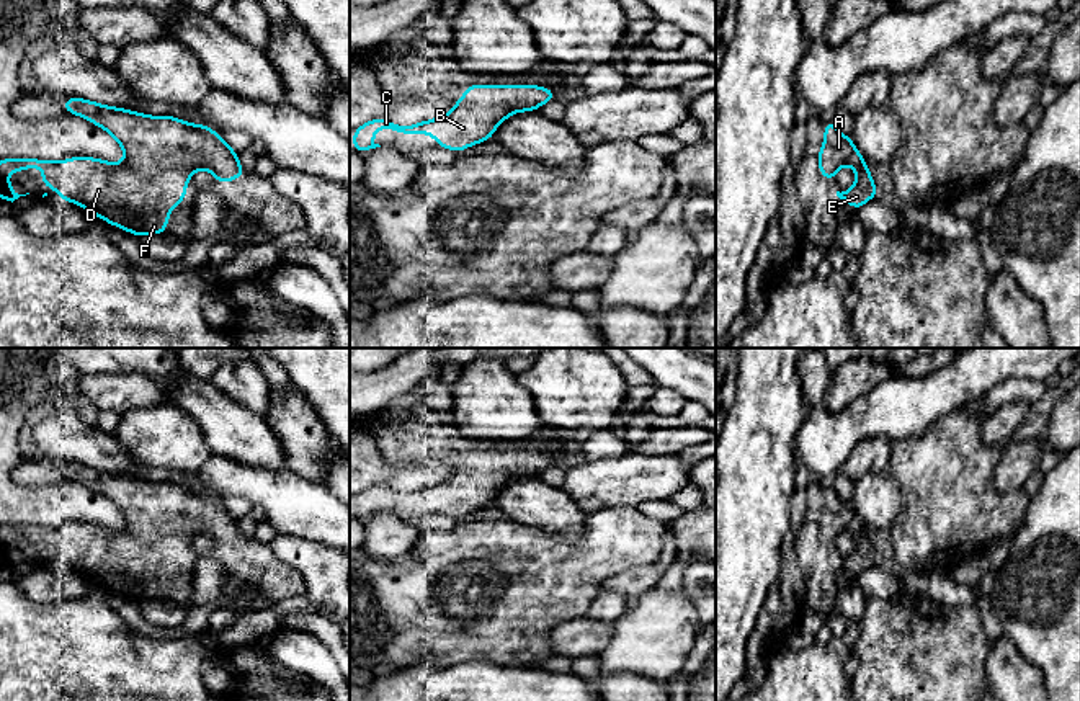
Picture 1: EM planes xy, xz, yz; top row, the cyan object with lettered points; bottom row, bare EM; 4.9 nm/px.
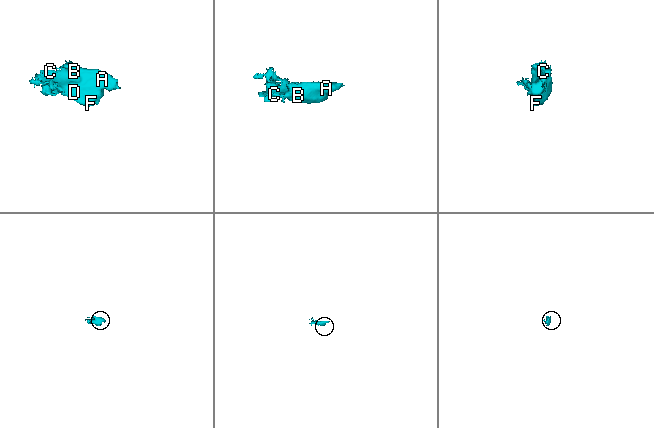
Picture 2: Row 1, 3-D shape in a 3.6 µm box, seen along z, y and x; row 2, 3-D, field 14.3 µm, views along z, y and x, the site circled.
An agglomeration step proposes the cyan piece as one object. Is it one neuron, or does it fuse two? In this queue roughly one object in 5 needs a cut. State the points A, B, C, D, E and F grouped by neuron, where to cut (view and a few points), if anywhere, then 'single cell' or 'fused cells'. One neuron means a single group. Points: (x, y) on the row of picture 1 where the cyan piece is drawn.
A B C D E F; no cut; single cell

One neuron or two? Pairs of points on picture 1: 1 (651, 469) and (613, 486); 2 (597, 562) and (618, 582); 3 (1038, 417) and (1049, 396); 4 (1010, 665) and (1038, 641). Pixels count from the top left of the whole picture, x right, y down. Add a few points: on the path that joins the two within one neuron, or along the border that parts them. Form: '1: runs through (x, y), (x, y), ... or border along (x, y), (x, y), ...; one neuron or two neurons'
1: runs through (641, 477), (623, 481); one neuron
2: border along (647, 564), (638, 564), (613, 574), (598, 592); two neurons
3: runs through (1039, 412), (1048, 401); one neuron
4: border along (1005, 636), (1041, 672), (1044, 683); two neurons

